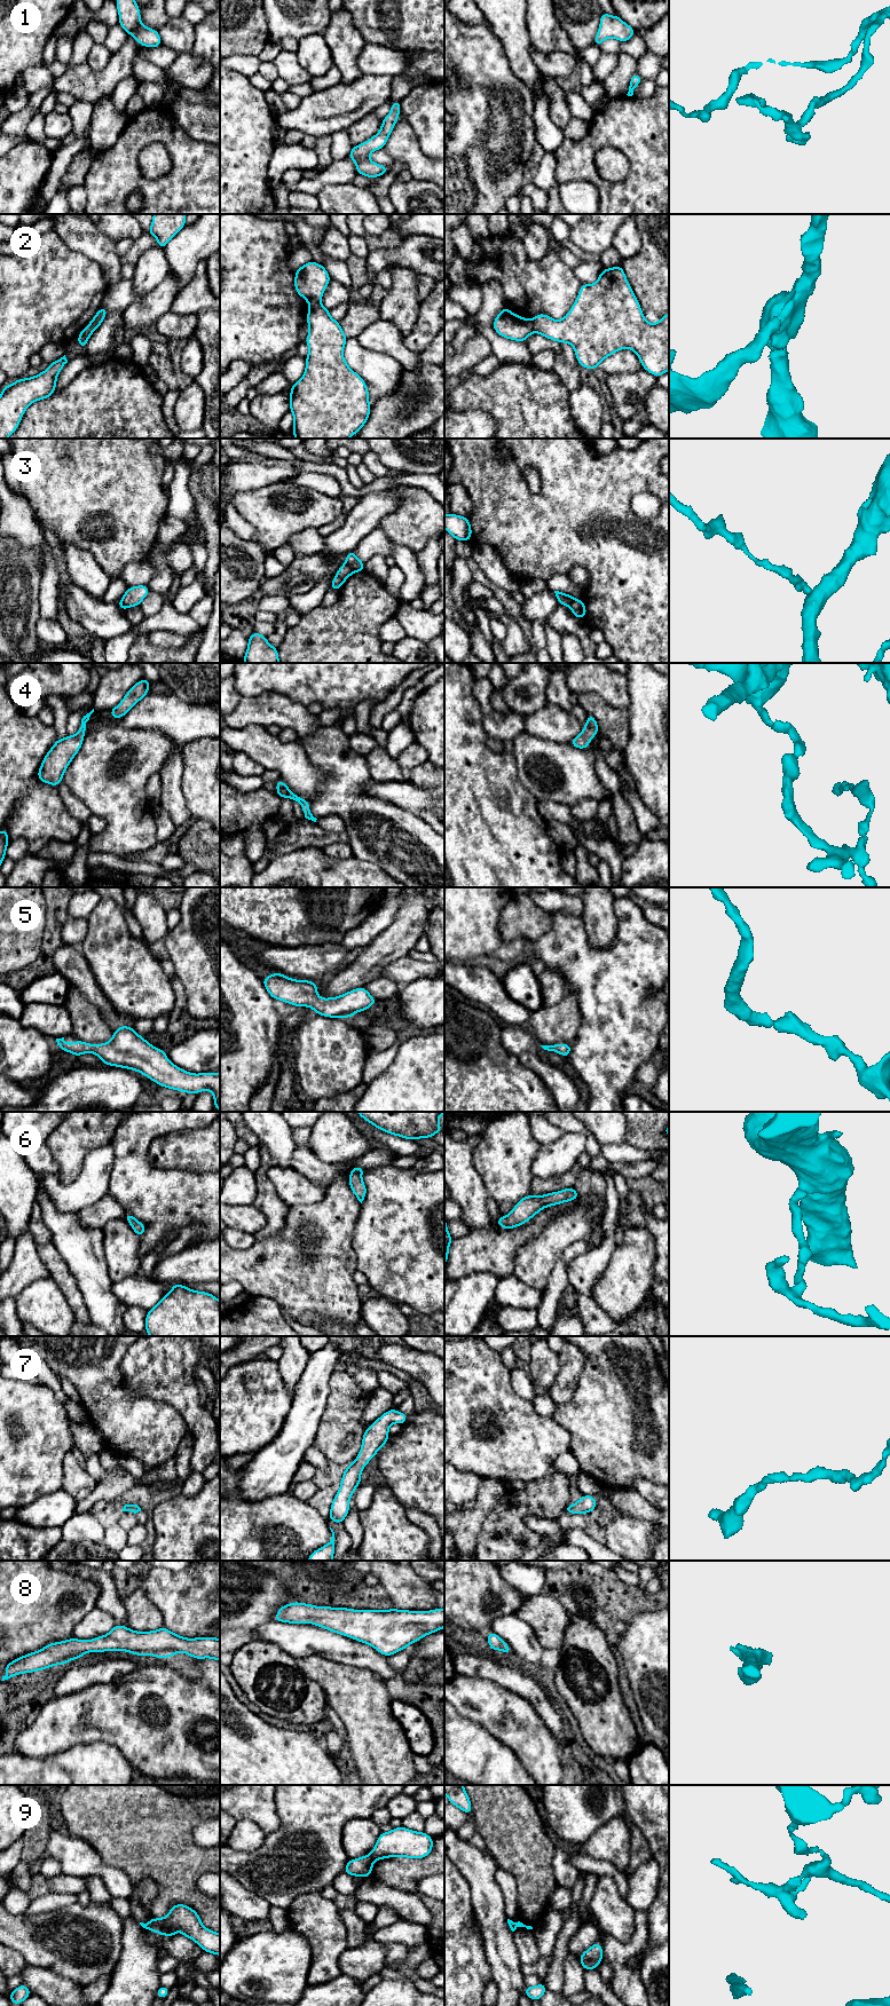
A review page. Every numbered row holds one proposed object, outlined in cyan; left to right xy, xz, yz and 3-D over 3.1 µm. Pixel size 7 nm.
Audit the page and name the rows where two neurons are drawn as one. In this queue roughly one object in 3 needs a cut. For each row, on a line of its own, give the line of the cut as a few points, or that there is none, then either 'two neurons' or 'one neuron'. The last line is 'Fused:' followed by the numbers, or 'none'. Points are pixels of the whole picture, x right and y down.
1: no cut; one neuron
2: cut in yz along (530, 321), (535, 331); two neurons
3: cut in xz along (345, 563), (354, 571); two neurons
4: no cut; one neuron
5: no cut; one neuron
6: no cut; one neuron
7: no cut; one neuron
8: no cut; one neuron
9: cut in xz along (370, 1854), (375, 1858); two neurons
Fused: 2, 3, 9

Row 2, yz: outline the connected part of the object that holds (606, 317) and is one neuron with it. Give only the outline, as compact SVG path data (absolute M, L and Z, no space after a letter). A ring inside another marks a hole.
M622 266L602 269L594 284L581 284L576 301L562 319L556 321L546 314L537 314L531 322L535 332L543 337L570 343L580 365L591 371L604 358L624 348L632 349L643 368L656 378L669 370L669 313L657 323L648 323Z

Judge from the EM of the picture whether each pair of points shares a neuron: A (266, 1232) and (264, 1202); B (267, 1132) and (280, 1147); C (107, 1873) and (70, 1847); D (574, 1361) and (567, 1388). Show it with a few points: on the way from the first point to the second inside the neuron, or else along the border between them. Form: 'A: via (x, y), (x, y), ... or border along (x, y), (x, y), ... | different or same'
A: via (270, 1225), (270, 1209) | same
B: via (270, 1136), (278, 1144) | same
C: via (97, 1868), (85, 1862), (79, 1856) | same
D: via (569, 1368), (567, 1381) | same

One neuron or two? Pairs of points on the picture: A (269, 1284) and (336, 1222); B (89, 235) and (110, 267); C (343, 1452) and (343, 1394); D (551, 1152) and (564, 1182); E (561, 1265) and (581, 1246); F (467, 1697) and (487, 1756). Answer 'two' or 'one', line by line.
A: one
B: one
C: one
D: two
E: one
F: two

